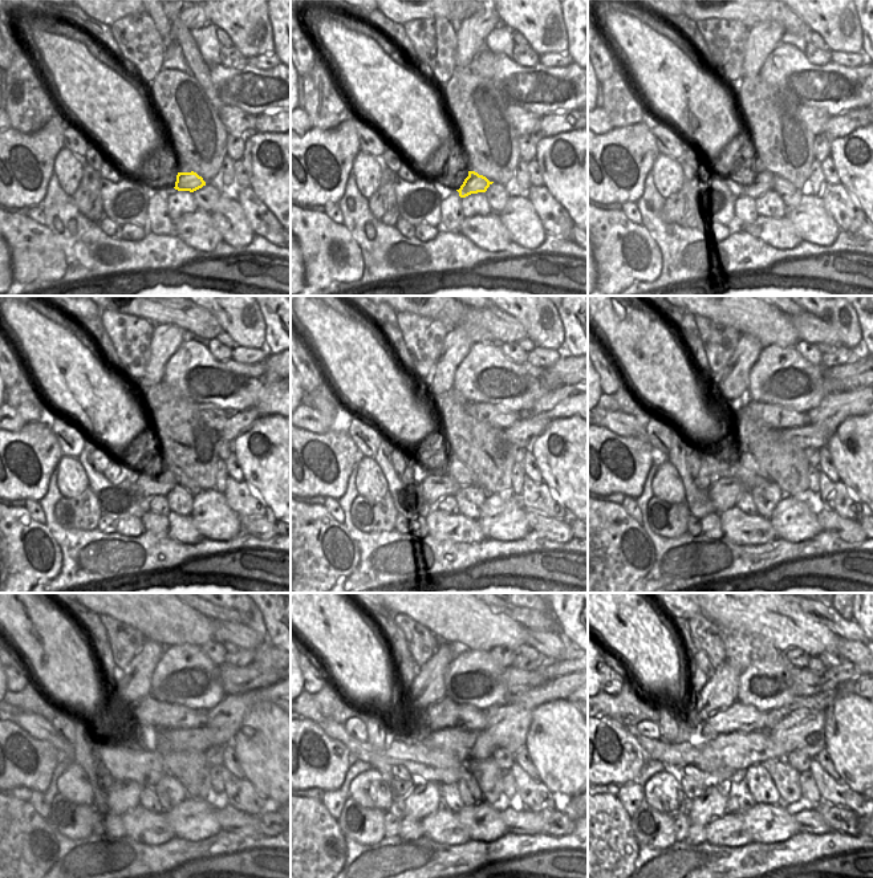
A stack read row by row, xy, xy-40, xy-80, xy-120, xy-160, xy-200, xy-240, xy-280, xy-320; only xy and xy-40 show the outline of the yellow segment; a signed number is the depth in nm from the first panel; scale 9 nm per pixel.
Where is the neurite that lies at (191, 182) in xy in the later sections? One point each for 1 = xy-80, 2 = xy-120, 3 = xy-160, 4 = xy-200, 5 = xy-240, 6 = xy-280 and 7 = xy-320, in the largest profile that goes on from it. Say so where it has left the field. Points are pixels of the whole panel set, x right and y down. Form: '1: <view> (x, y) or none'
1: xy-80 (763, 181)
2: xy-120 (147, 484)
3: xy-160 (437, 484)
4: xy-200 (725, 492)
5: xy-240 (125, 795)
6: xy-280 (423, 799)
7: xy-320 (711, 804)

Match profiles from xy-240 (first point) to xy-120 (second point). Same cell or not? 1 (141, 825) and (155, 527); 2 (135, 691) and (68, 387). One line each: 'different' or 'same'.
1: same
2: different

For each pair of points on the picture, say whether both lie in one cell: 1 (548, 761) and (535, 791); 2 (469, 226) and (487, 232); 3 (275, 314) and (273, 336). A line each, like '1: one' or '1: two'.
1: two
2: one
3: one

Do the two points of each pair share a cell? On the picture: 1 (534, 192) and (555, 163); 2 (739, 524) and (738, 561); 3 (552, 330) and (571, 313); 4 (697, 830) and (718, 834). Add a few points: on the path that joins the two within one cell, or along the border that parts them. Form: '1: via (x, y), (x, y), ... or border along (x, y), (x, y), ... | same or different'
1: border along (544, 185), (565, 208) | different
2: border along (723, 536), (735, 543), (768, 541) | different
3: border along (556, 309), (563, 325), (564, 342) | different
4: border along (705, 826), (706, 840) | different

